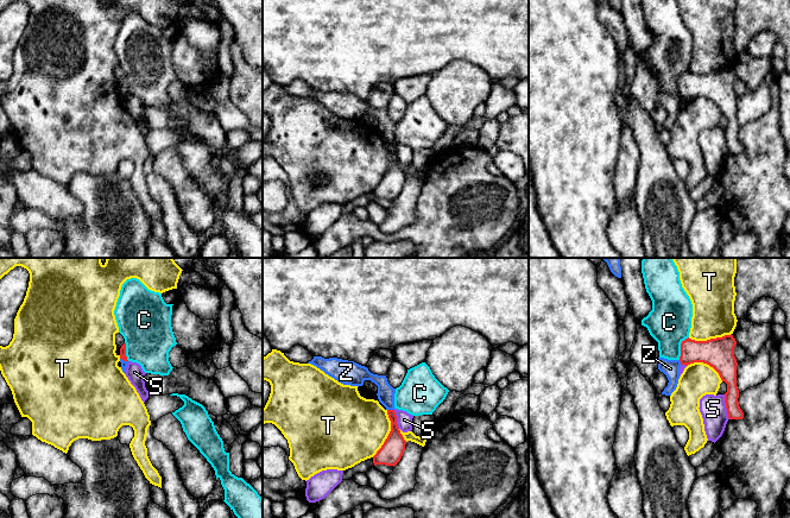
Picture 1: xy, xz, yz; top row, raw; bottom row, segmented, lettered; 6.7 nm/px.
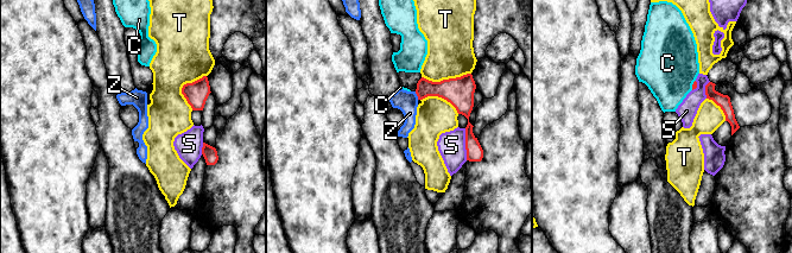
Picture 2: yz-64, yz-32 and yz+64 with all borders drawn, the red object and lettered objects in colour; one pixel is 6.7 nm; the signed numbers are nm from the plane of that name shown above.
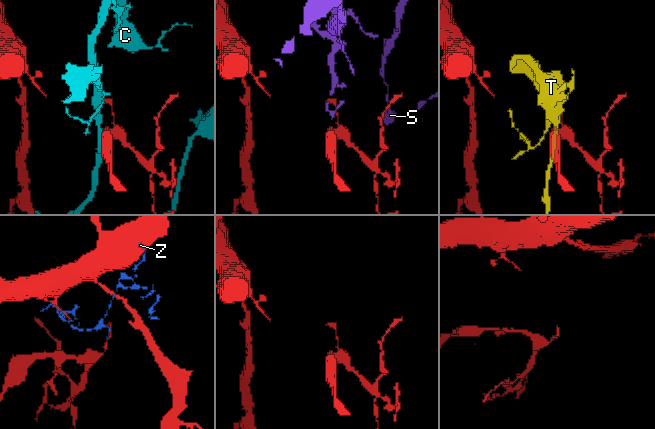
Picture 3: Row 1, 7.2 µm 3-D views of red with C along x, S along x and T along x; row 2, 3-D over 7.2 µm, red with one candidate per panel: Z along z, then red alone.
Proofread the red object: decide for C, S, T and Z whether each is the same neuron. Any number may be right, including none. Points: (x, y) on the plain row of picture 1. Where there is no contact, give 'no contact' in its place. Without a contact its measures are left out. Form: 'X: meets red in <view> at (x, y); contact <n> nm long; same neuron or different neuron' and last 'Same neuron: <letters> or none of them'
C: meets red in yz at (681, 82); contact 170 nm long; different neuron
S: meets red in yz at (726, 140); contact 170 nm long; different neuron
T: meets red in xz at (389, 168); contact 340 nm long; different neuron
Z: meets red in xz at (391, 144); contact 50 nm long; different neuron
Same neuron: none of them

